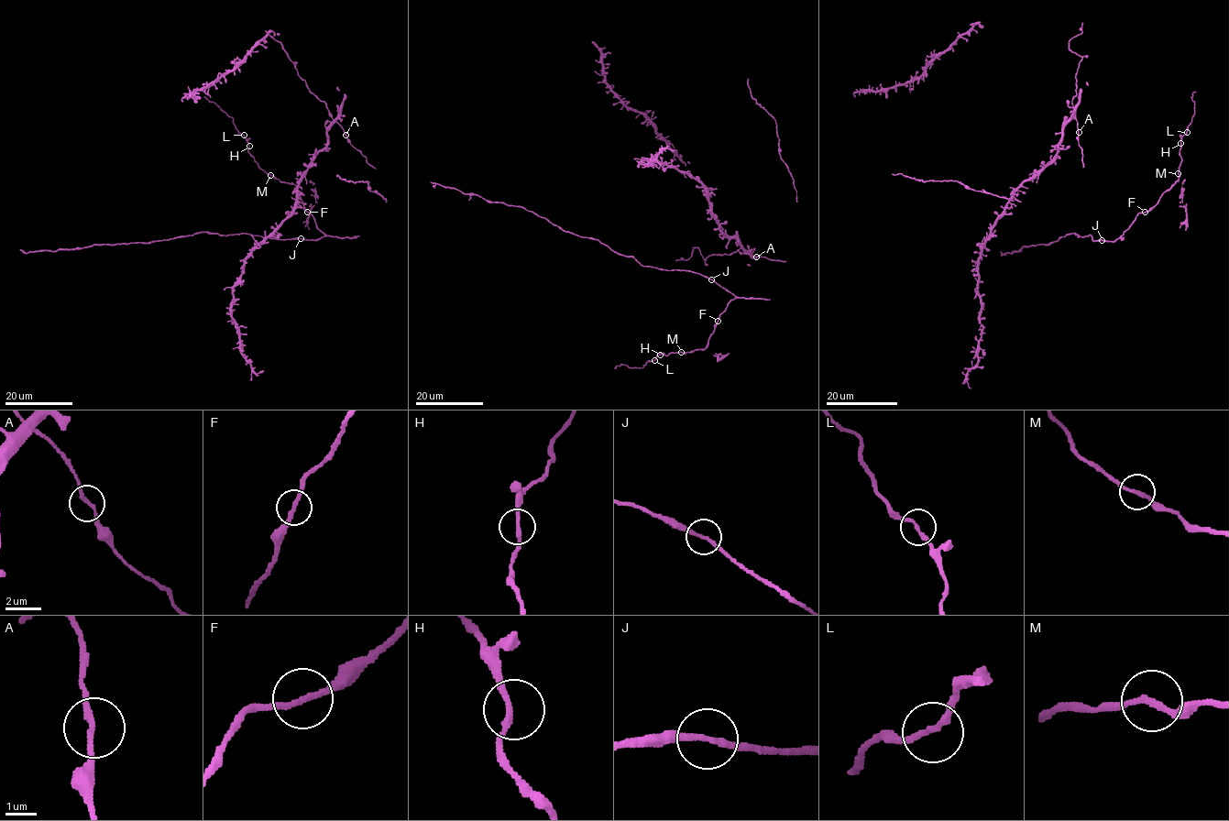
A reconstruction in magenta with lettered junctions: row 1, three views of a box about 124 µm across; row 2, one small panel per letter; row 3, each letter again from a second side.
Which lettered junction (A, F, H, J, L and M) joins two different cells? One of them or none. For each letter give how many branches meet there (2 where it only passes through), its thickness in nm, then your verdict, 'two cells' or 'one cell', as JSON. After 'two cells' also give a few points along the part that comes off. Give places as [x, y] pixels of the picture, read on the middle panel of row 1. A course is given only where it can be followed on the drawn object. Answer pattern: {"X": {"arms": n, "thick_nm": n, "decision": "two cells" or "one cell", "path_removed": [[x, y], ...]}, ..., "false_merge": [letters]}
{"A": {"arms": 2, "thick_nm": 180, "decision": "one cell"}, "F": {"arms": 2, "thick_nm": 190, "decision": "one cell"}, "H": {"arms": 2, "thick_nm": 190, "decision": "one cell"}, "J": {"arms": 2, "thick_nm": 190, "decision": "one cell"}, "L": {"arms": 2, "thick_nm": 190, "decision": "one cell"}, "M": {"arms": 2, "thick_nm": 190, "decision": "one cell"}, "false_merge": []}

